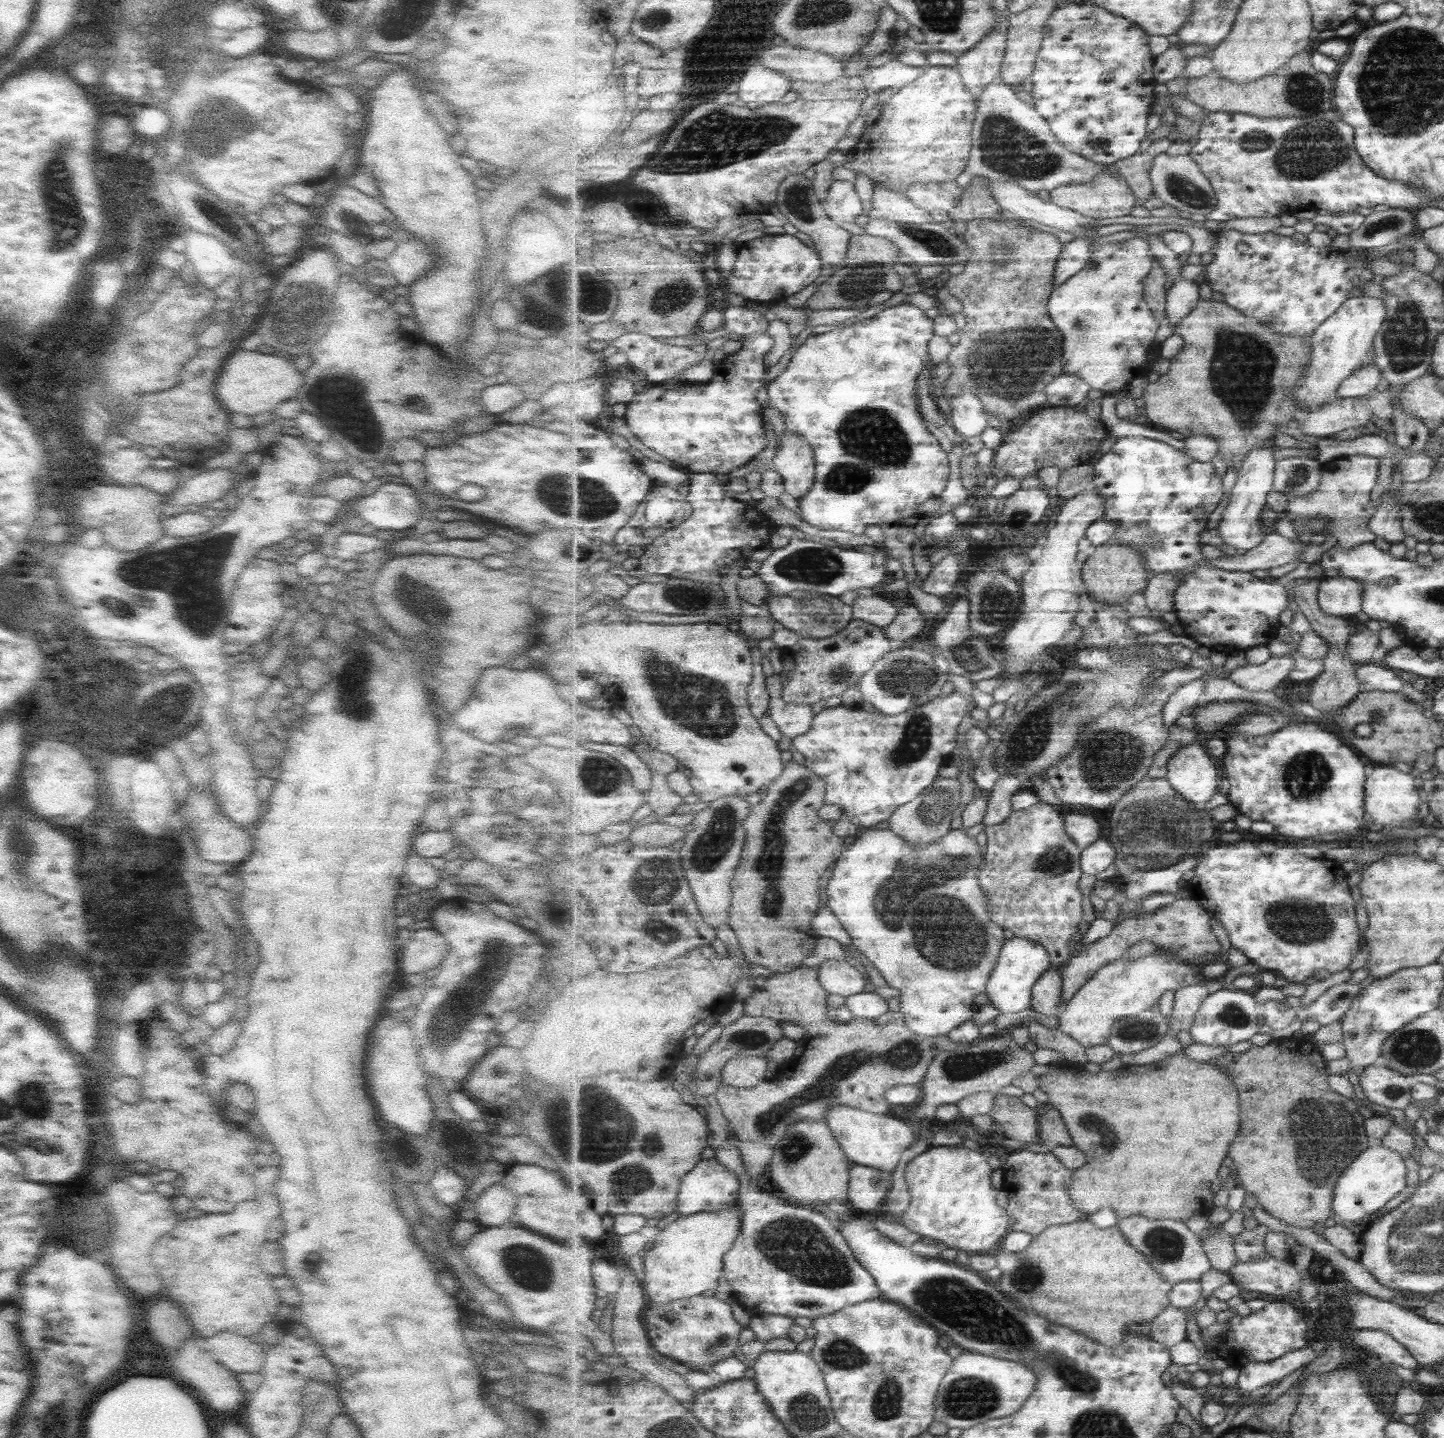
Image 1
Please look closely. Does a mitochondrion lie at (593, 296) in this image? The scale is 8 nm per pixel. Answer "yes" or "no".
yes

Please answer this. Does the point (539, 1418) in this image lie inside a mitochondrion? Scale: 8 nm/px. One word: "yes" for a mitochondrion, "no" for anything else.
no

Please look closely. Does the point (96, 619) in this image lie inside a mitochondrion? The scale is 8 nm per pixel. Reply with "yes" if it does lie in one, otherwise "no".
yes

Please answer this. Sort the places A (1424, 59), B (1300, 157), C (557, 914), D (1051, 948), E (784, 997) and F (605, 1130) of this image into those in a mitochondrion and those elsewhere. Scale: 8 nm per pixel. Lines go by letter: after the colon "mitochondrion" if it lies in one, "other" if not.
A: mitochondrion
B: mitochondrion
C: other
D: other
E: other
F: mitochondrion

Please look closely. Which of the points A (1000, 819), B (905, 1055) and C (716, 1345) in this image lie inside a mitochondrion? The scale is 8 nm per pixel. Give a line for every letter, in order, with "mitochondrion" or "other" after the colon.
A: other
B: mitochondrion
C: mitochondrion

